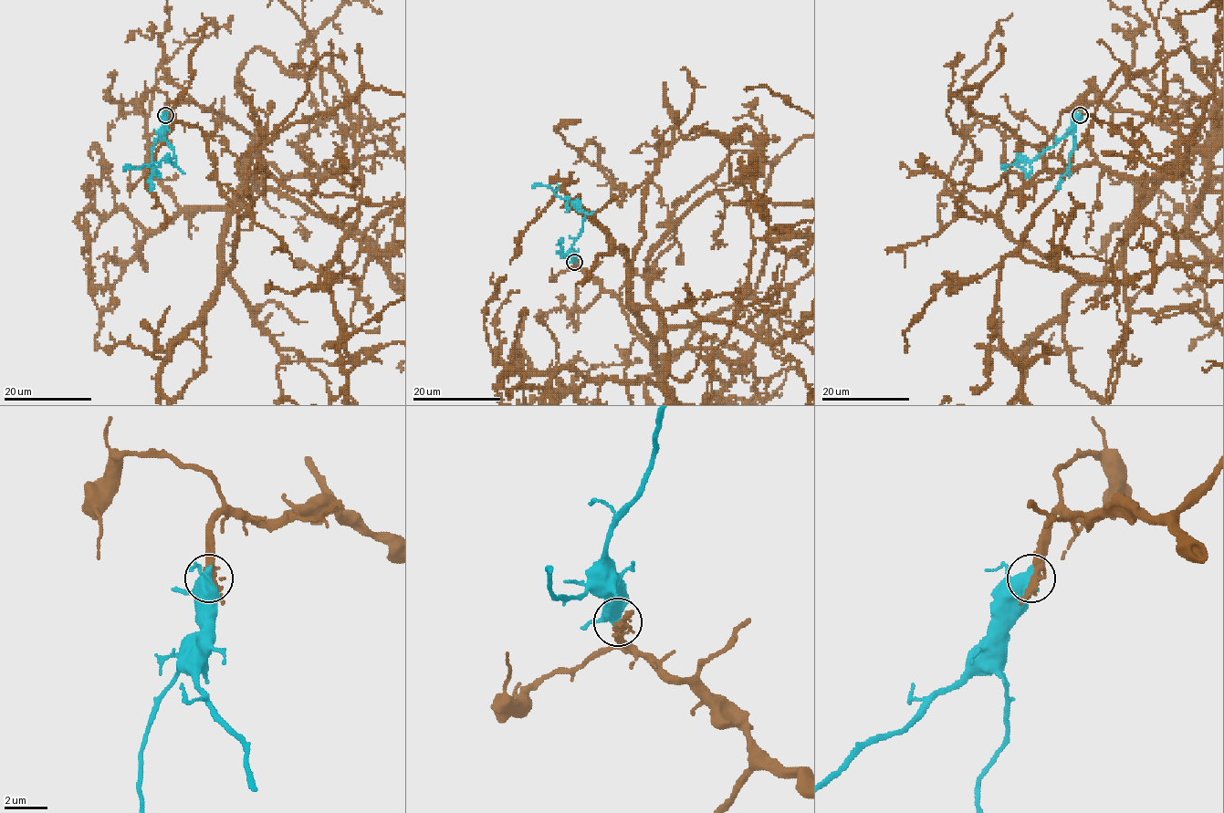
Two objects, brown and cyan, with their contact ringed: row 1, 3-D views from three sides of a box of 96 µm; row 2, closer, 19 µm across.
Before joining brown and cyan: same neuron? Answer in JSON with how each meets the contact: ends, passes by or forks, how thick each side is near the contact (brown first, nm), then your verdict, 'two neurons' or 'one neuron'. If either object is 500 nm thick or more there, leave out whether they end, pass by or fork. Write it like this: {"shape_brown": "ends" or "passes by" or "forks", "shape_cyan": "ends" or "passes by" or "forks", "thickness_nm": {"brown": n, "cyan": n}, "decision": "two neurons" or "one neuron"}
{"shape_brown": "passes by", "shape_cyan": "forks", "thickness_nm": {"brown": 320, "cyan": 400}, "decision": "one neuron"}

